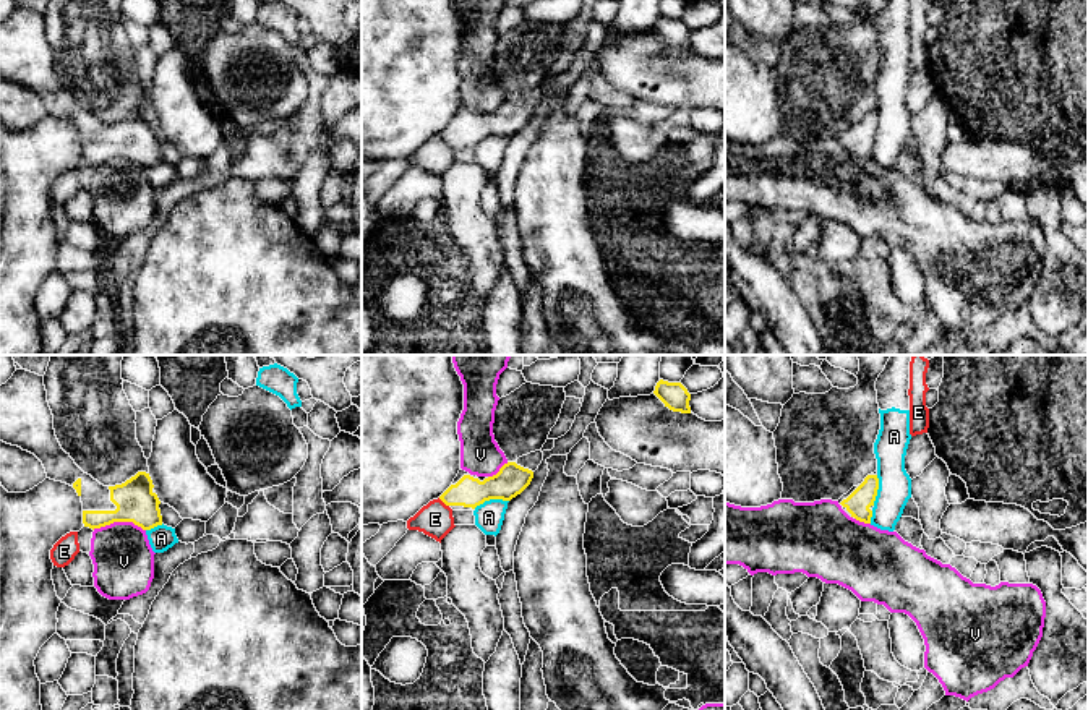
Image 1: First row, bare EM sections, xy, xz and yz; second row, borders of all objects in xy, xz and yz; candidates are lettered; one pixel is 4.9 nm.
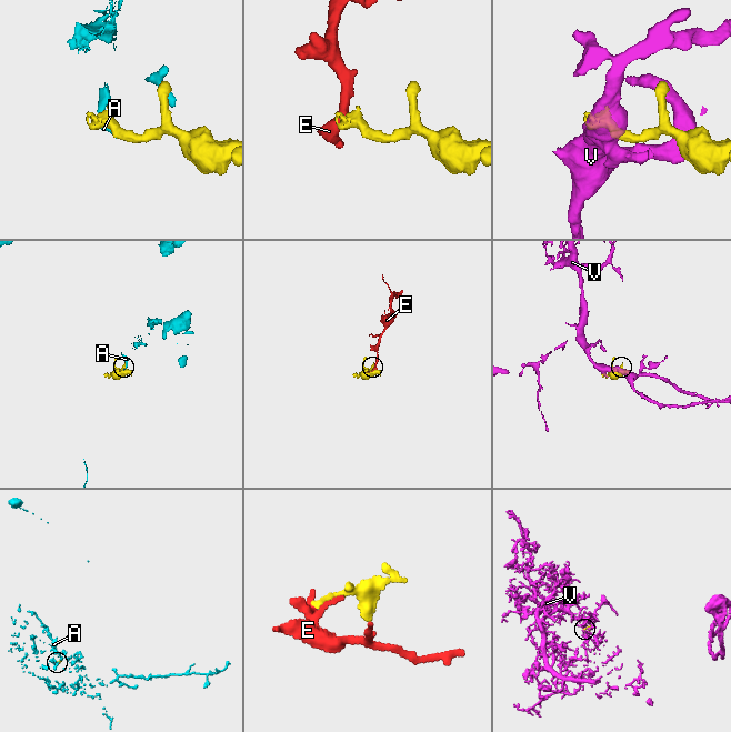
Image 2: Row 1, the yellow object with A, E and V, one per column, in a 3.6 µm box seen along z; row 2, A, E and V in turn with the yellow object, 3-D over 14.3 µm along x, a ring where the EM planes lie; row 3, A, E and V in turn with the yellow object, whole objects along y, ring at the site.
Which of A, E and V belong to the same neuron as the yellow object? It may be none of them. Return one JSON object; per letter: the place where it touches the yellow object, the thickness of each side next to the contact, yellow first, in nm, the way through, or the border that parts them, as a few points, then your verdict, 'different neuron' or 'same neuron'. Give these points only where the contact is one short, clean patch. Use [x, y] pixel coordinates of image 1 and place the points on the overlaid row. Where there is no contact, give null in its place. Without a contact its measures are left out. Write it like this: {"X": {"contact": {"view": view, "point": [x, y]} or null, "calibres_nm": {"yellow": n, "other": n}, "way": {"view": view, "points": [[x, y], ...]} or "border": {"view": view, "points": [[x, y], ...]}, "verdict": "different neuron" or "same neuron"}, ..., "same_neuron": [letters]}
{"A": {"contact": {"view": "xz", "point": [490, 498]}, "calibres_nm": {"yellow": 160, "other": 140}, "border": {"view": "xz", "points": [[508, 500], [485, 500], [474, 508]]}, "verdict": "different neuron"}, "E": {"contact": {"view": "xz", "point": [443, 501]}, "calibres_nm": {"yellow": 150, "other": 170}, "border": {"view": "xz", "points": [[438, 498], [448, 506]]}, "verdict": "different neuron"}, "V": {"contact": {"view": "xy", "point": [119, 521]}, "calibres_nm": {"yellow": 200, "other": 300}, "border": {"view": "xy", "points": [[93, 529], [114, 522], [133, 522], [145, 530]]}, "verdict": "different neuron"}, "same_neuron": []}

